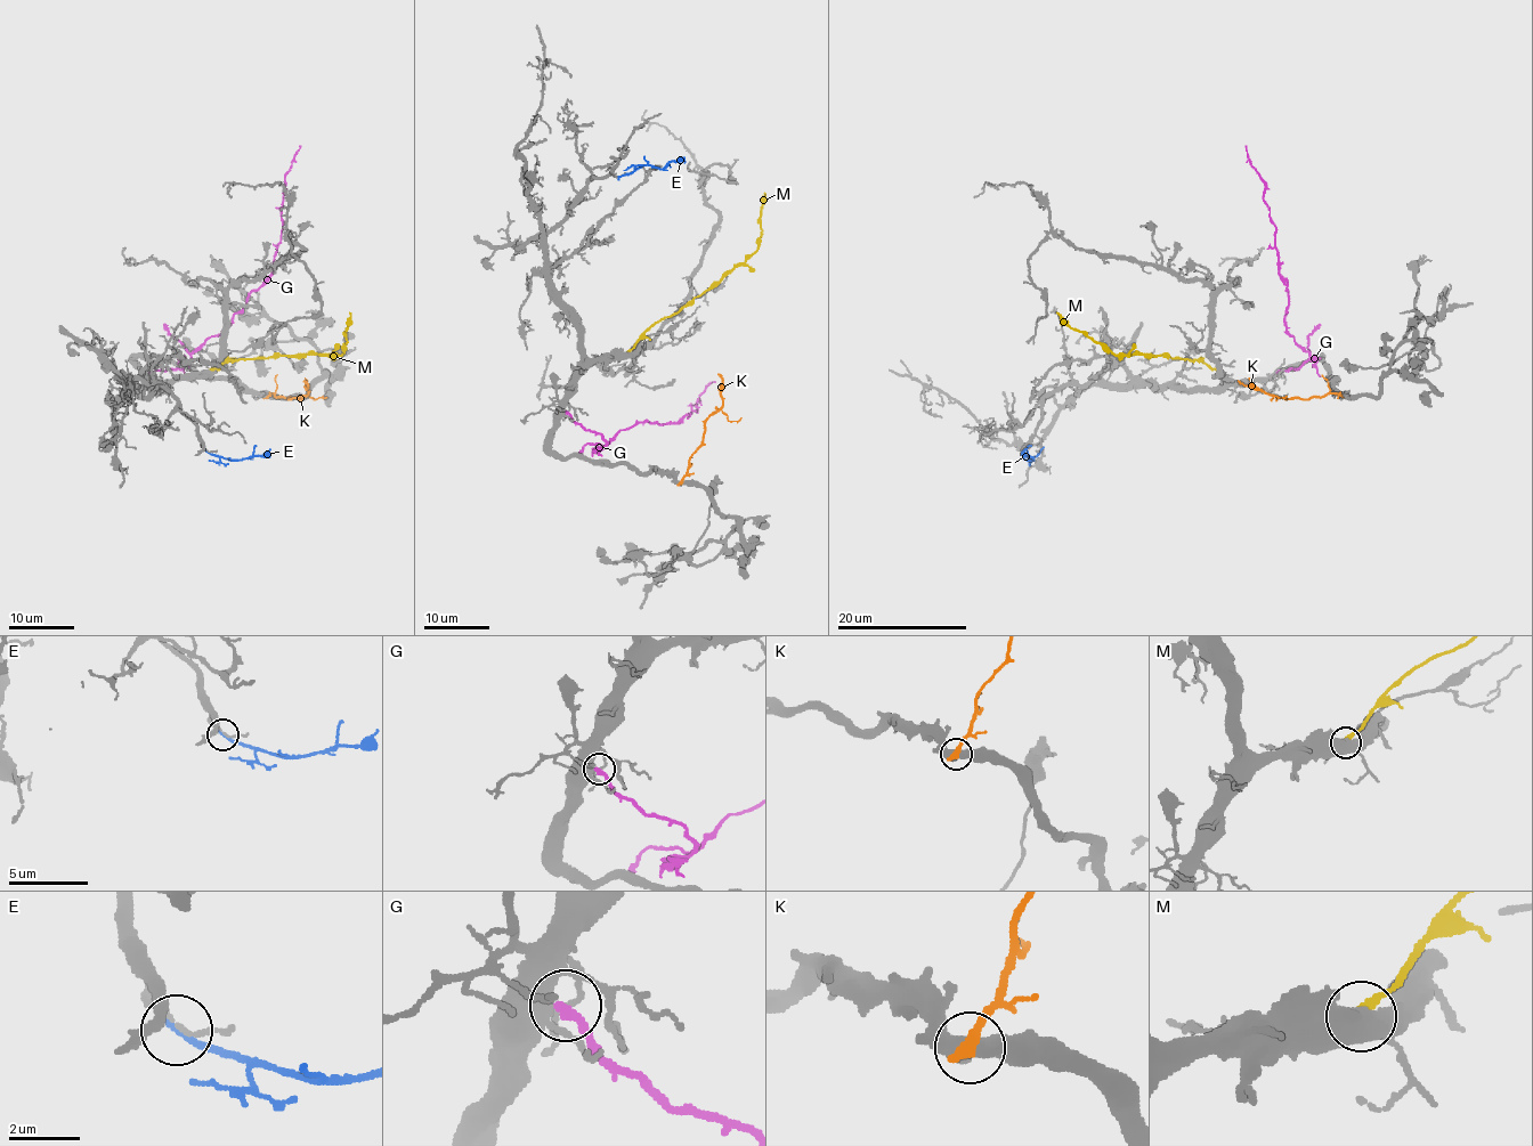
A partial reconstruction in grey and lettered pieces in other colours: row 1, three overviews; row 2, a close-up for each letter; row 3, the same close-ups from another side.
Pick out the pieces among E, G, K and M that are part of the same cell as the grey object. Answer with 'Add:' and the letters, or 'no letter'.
Add: no letter

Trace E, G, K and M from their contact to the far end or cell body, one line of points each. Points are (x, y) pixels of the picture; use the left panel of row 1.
E: (205, 452), (228, 460), (265, 455), (269, 448)
G: (152, 372), (185, 368), (192, 354), (232, 322), (246, 297), (270, 273), (281, 241), (284, 181), (299, 146)
K: (266, 396), (273, 392), (290, 399), (308, 392), (303, 380)
M: (212, 368), (236, 359), (341, 354), (347, 342), (349, 311)

